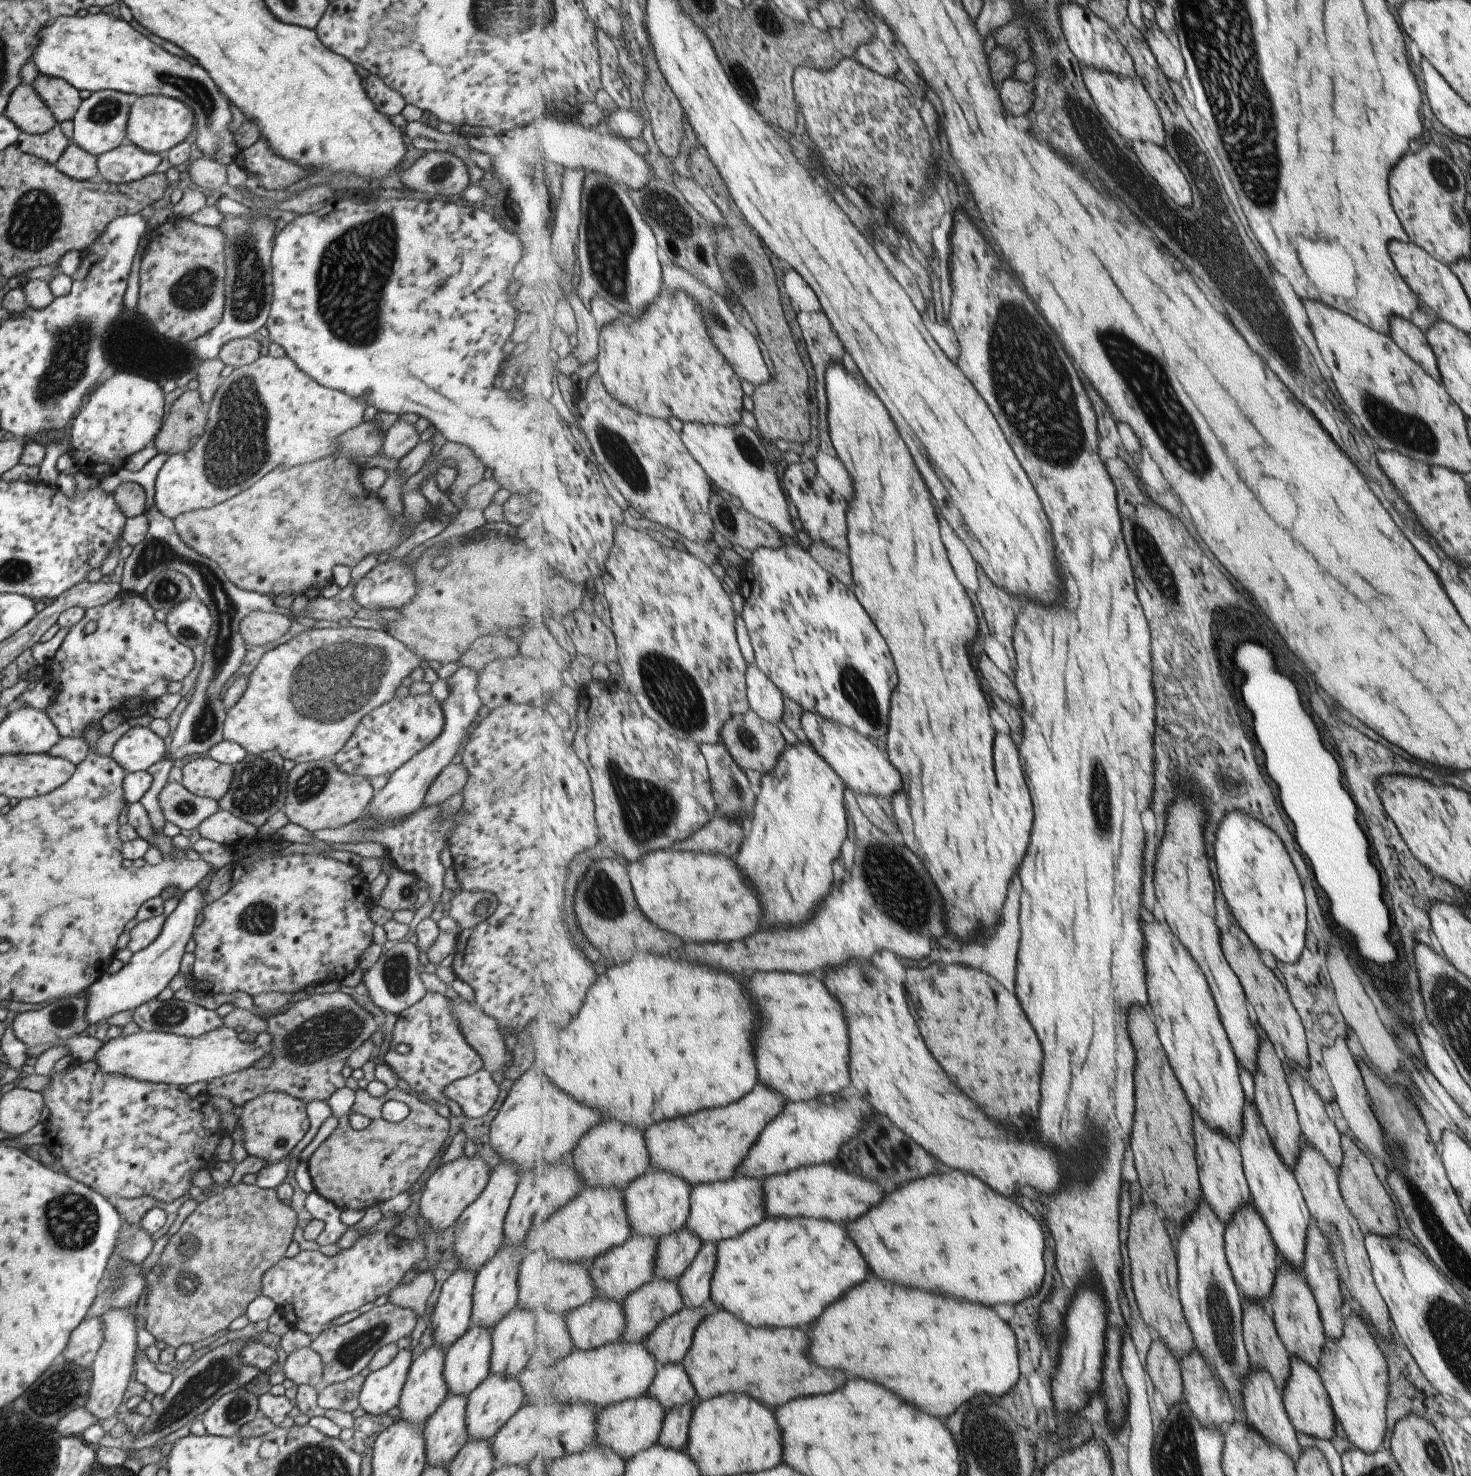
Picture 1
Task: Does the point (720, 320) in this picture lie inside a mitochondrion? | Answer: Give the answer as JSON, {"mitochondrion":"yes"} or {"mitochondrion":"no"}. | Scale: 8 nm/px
{"mitochondrion":"yes"}

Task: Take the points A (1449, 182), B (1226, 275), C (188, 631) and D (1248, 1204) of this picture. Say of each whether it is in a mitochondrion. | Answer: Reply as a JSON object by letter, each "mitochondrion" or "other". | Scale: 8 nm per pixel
{"A":"mitochondrion","B":"mitochondrion","C":"mitochondrion","D":"other"}

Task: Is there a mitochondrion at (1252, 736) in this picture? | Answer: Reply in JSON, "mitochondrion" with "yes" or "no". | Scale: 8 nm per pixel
{"mitochondrion":"no"}

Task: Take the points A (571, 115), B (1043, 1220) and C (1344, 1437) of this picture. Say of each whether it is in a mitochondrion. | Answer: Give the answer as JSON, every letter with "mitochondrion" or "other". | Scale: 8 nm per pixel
{"A":"other","B":"other","C":"other"}

